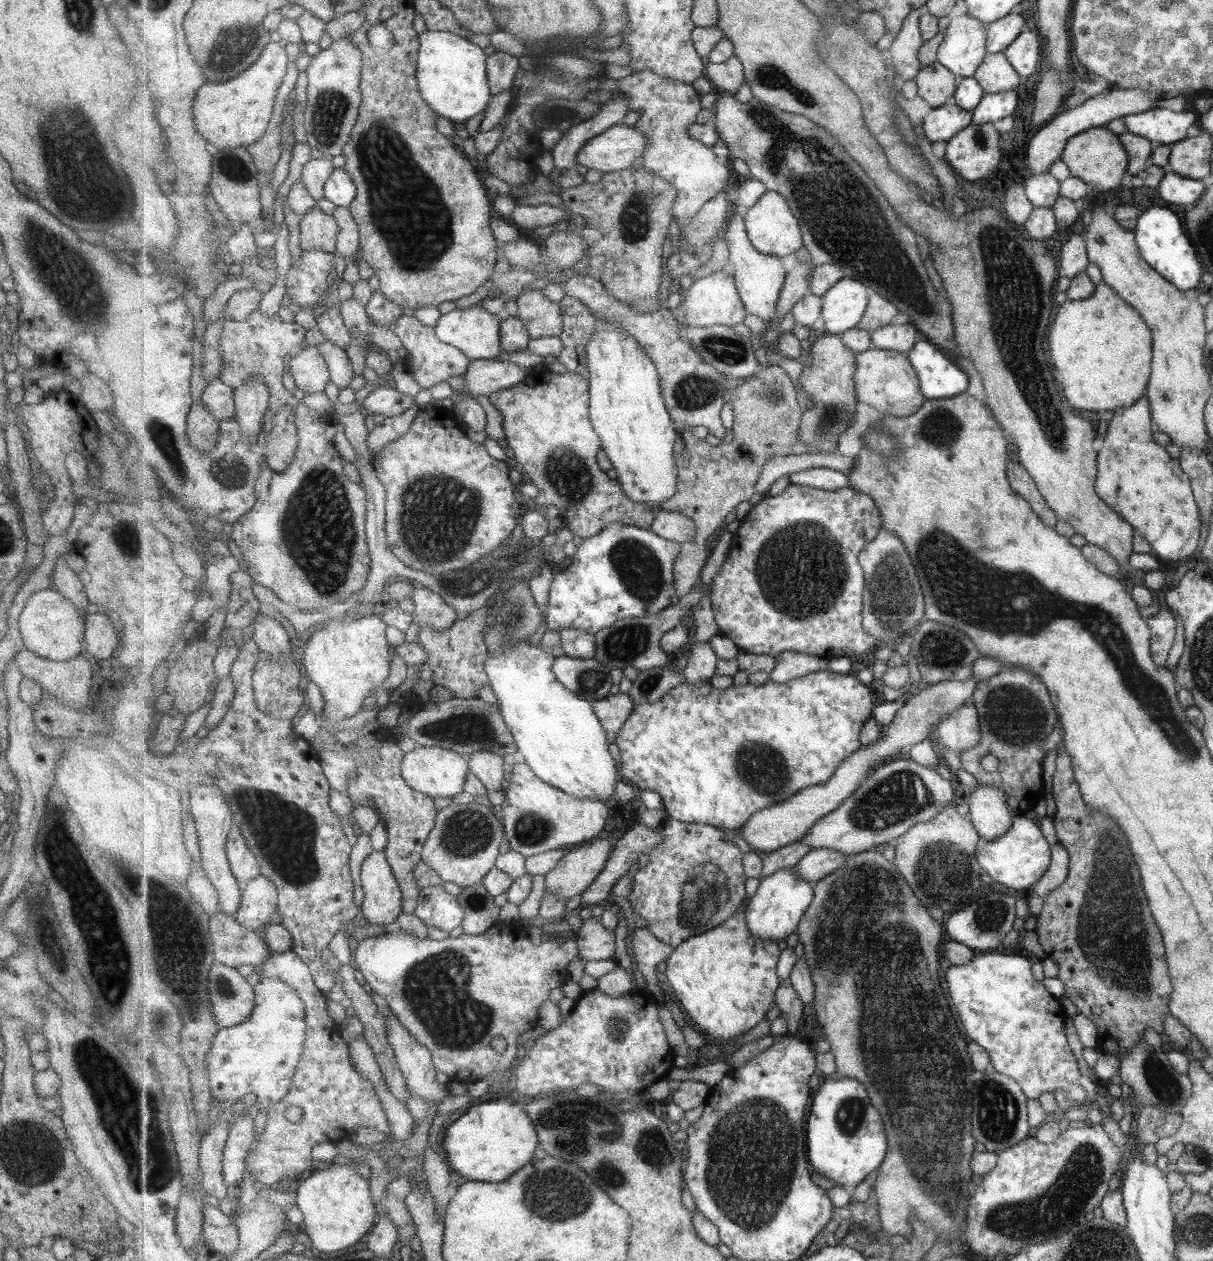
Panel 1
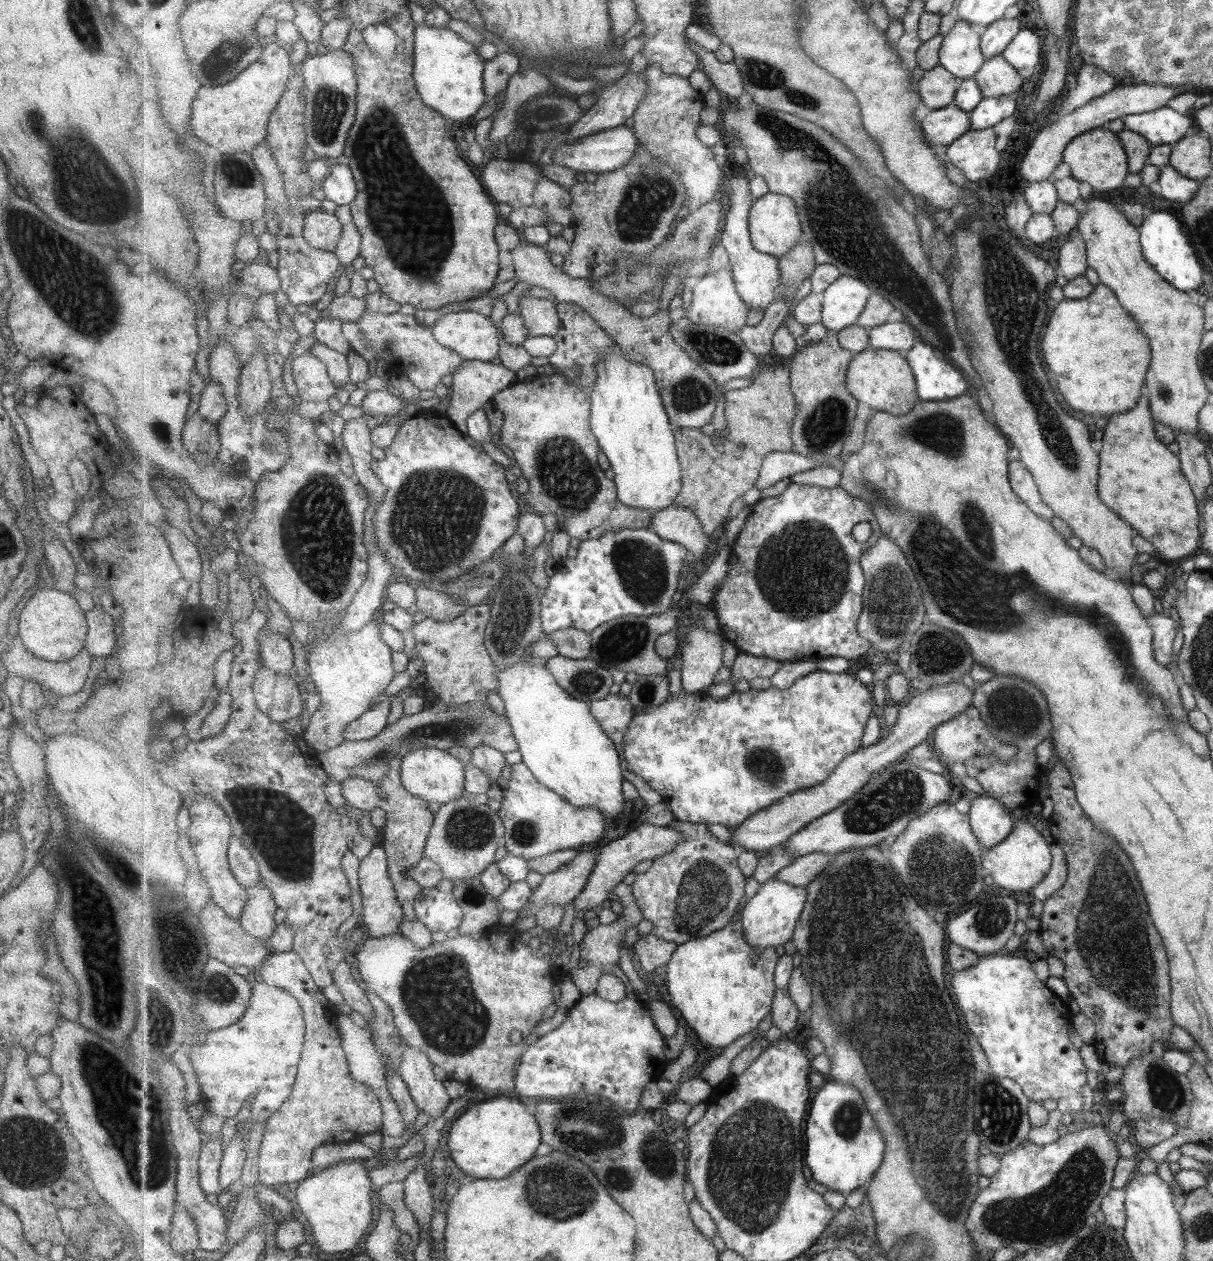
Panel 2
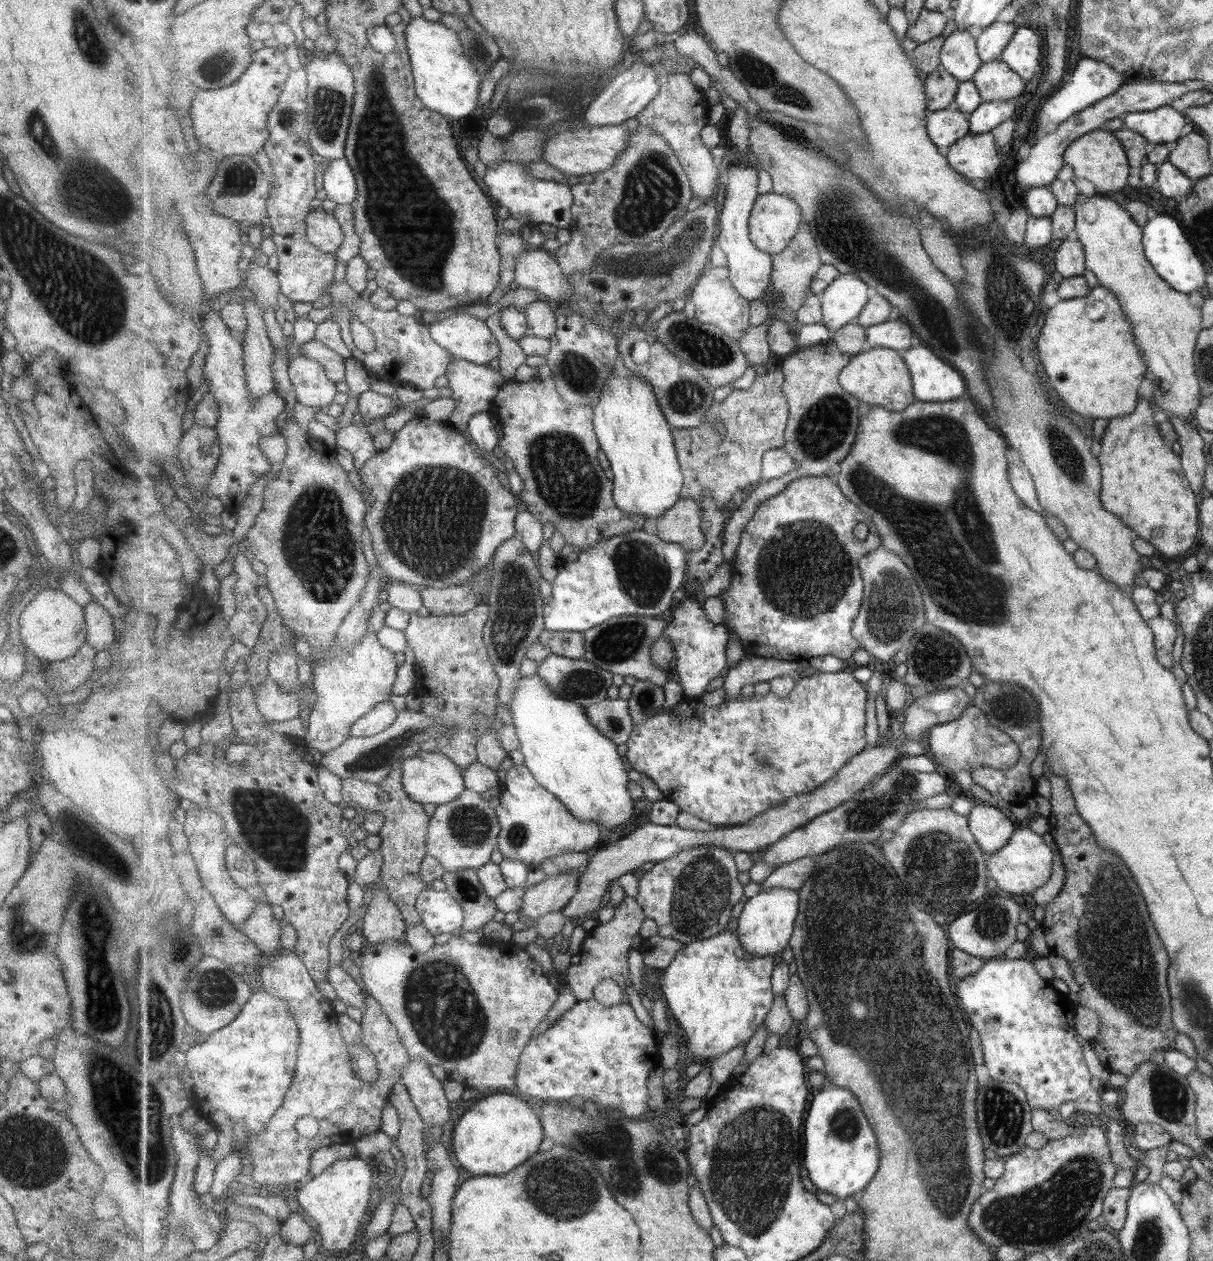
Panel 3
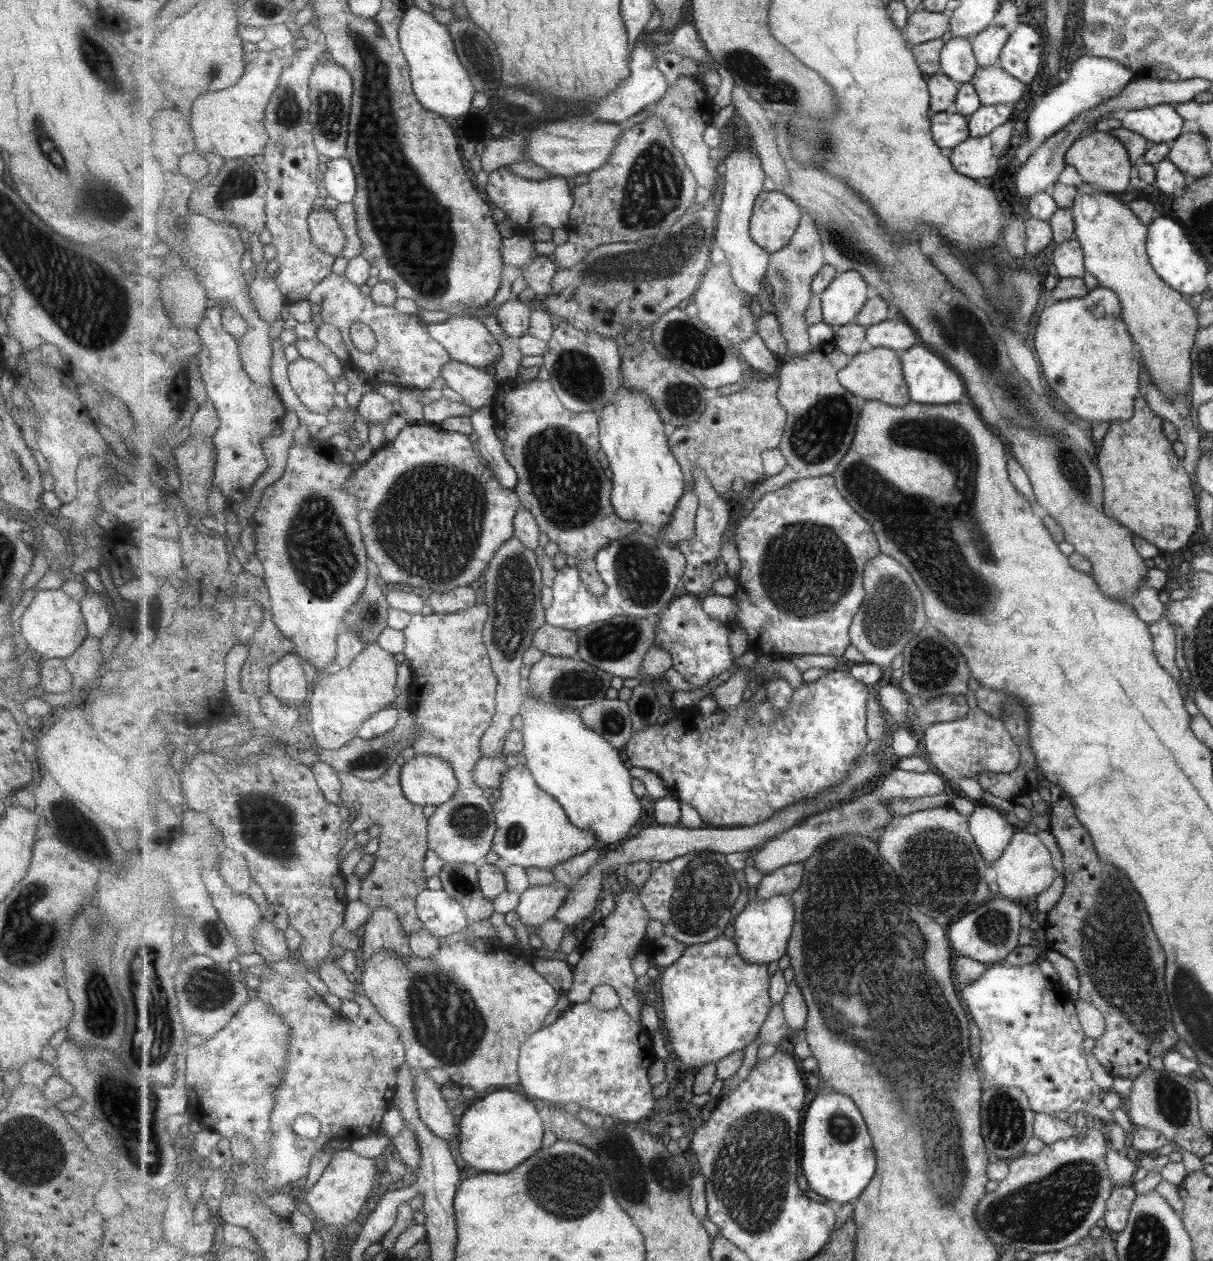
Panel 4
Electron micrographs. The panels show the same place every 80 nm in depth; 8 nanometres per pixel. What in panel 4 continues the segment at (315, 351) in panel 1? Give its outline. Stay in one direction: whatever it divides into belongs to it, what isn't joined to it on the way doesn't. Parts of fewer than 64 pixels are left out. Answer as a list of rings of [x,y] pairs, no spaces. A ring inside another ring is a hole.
[[[299,356],[290,363],[288,374],[295,395],[311,413],[328,415],[335,409],[335,383],[318,362]]]

